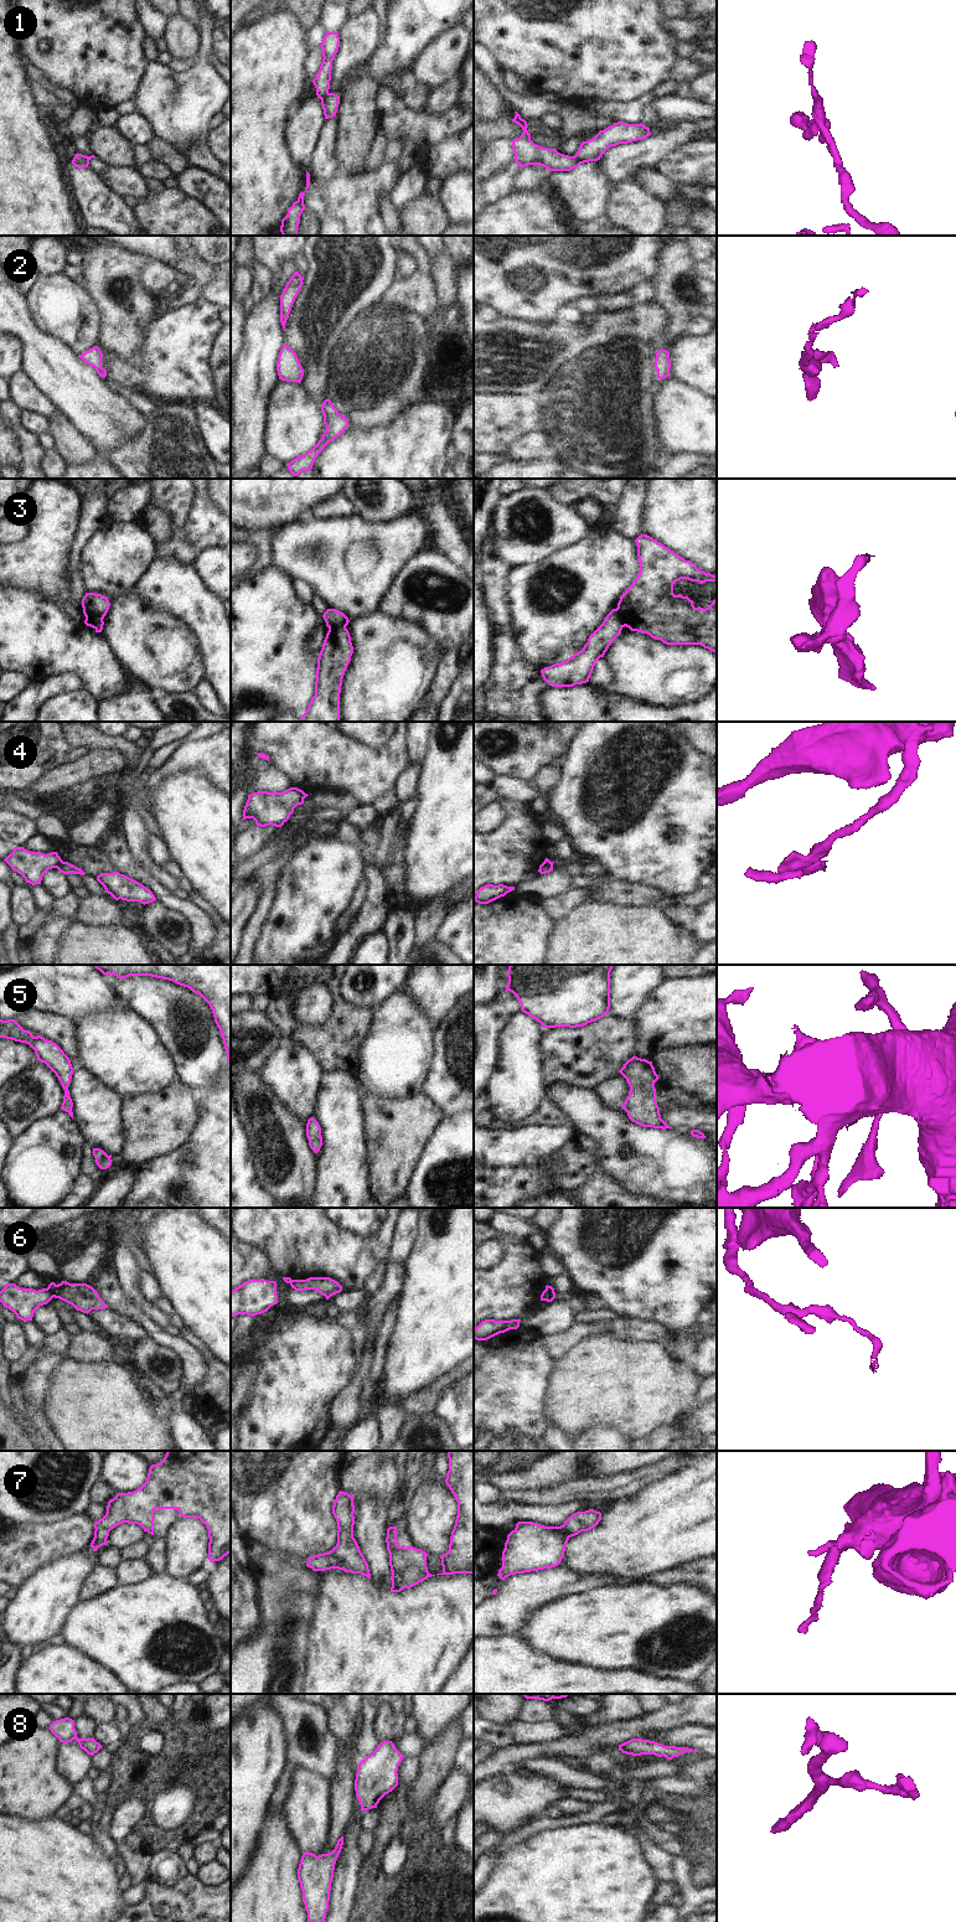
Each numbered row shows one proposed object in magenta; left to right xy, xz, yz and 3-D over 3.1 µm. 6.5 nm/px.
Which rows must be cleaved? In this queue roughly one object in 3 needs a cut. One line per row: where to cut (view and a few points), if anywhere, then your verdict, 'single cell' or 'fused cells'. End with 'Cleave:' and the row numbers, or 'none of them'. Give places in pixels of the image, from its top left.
1: cut in xz along (327, 92), (320, 98); fused cells
2: no cut; single cell
3: cut in yz along (616, 608), (625, 625); fused cells
4: cut in xy along (62, 861), (55, 867); fused cells
5: no cut; single cell
6: cut in xy along (47, 1287), (53, 1296); fused cells
7: no cut; single cell
8: no cut; single cell
Cleave: 1, 3, 4, 6

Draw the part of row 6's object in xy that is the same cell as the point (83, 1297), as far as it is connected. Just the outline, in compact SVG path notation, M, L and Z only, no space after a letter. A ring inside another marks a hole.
M51 1282L47 1287L55 1298L72 1304L77 1311L89 1313L92 1309L108 1308L98 1292L87 1283Z

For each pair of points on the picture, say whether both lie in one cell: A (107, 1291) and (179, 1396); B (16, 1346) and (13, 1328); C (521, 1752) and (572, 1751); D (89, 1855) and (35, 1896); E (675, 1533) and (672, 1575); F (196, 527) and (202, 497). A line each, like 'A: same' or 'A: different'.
A: different
B: same
C: same
D: same
E: different
F: same

